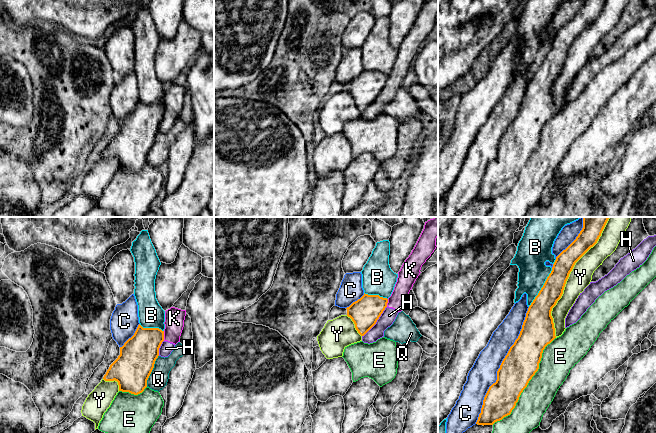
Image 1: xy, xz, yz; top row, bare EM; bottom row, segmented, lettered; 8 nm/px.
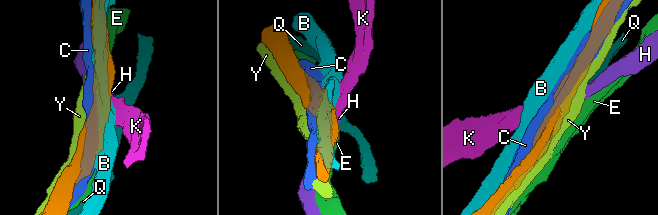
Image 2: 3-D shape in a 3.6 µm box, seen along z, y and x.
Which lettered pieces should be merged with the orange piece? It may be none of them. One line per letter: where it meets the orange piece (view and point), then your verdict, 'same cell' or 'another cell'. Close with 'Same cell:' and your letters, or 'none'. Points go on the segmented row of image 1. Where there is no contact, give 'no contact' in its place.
B: yz (542, 287) | another cell
C: yz (500, 365) | another cell
E: yz (527, 384) | another cell
H: xz (376, 321) | another cell
K: xy (163, 336) | another cell
Q: xy (151, 371) | another cell
Y: yz (568, 276) | another cell
Same cell: none

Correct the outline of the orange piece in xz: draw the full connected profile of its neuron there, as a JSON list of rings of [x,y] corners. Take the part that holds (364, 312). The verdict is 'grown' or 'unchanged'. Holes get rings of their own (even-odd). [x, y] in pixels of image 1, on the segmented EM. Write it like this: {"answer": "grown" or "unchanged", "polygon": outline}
{"answer": "unchanged", "polygon": [[[364,293],[360,299],[346,308],[347,316],[354,322],[358,333],[364,336],[376,324],[387,303],[387,298]]]}

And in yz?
{"answer": "unchanged", "polygon": [[[583,217],[583,228],[576,239],[556,257],[551,273],[528,308],[518,338],[510,347],[497,371],[496,382],[489,387],[484,397],[481,413],[476,424],[493,425],[510,415],[515,408],[521,393],[539,369],[543,350],[556,338],[551,316],[552,308],[561,298],[566,281],[575,263],[597,243],[608,219],[609,217]]]}

